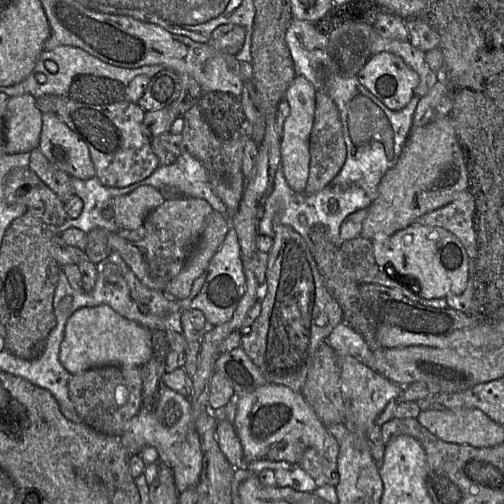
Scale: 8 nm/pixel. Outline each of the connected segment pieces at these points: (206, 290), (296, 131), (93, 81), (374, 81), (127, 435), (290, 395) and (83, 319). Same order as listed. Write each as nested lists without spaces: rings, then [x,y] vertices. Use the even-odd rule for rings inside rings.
[[[230,226],[224,241],[213,255],[206,270],[192,284],[188,297],[177,299],[169,312],[185,312],[197,309],[203,312],[206,322],[212,326],[229,321],[246,289],[241,248],[237,233]]]
[[[296,74],[284,94],[290,113],[284,123],[283,136],[280,141],[281,170],[288,186],[300,193],[305,191],[309,176],[309,141],[315,115],[315,93],[313,85],[305,77]]]
[[[76,75],[73,78],[68,96],[82,104],[112,105],[127,101],[127,85],[95,75]]]
[[[390,52],[370,56],[356,77],[362,86],[391,110],[403,109],[414,97],[420,83],[417,72]]]
[[[162,388],[144,401],[144,408],[129,421],[122,436],[122,442],[130,455],[138,454],[146,445],[157,449],[159,461],[172,468],[174,480],[178,492],[183,492],[192,486],[196,486],[202,469],[202,452],[197,432],[192,427],[190,417],[190,402],[188,397],[172,389]],[[173,403],[179,408],[179,418],[171,426],[162,423],[162,415],[165,406]],[[157,405],[156,410],[154,406]]]
[[[265,384],[255,391],[237,397],[237,412],[233,427],[243,449],[245,464],[265,457],[272,444],[280,441],[297,441],[306,447],[314,448],[319,454],[323,466],[321,483],[334,486],[339,482],[338,456],[339,444],[328,432],[316,412],[306,402],[301,392],[284,385]]]
[[[109,305],[83,307],[76,310],[66,323],[60,361],[71,374],[110,365],[141,367],[153,357],[151,332],[138,322],[125,318]]]

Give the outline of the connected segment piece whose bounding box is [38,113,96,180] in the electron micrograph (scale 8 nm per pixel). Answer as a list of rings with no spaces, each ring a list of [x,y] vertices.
[[[43,113],[38,148],[58,169],[82,180],[96,177],[86,142],[54,113]]]

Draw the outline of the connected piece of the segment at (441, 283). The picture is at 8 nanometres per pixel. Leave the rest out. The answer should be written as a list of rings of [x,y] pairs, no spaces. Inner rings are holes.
[[[409,225],[387,237],[371,240],[376,264],[386,271],[390,268],[396,276],[409,277],[418,284],[417,294],[425,299],[446,298],[461,294],[469,281],[469,258],[461,242],[449,231],[434,226]]]

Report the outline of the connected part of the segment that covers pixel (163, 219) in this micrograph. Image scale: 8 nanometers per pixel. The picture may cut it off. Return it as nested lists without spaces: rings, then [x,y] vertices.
[[[192,197],[168,199],[146,216],[143,223],[146,234],[143,239],[131,241],[120,237],[118,233],[97,228],[87,233],[86,245],[81,249],[86,251],[89,245],[96,243],[107,244],[112,252],[121,255],[142,284],[150,289],[163,291],[185,265],[213,212],[214,209],[203,199]]]

